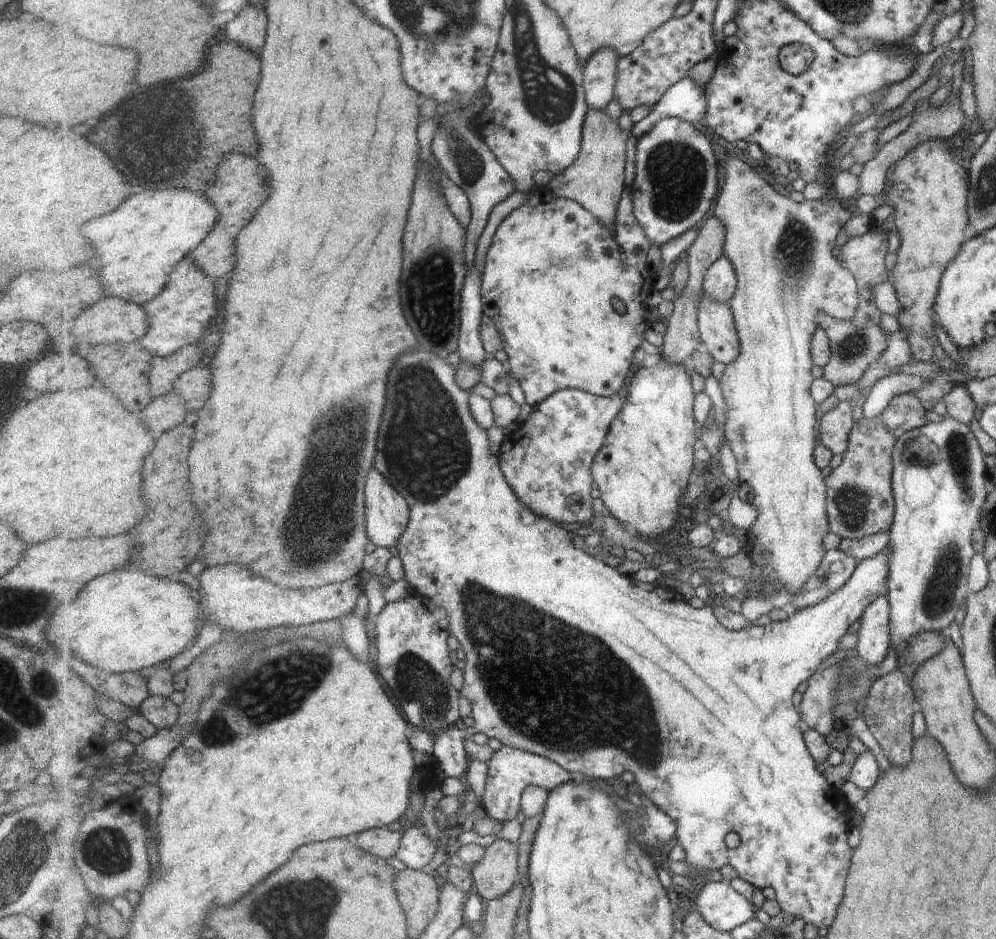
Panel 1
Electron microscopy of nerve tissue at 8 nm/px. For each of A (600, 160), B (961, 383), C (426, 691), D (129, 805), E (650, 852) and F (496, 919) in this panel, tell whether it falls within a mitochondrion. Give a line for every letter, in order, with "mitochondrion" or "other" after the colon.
A: other
B: other
C: mitochondrion
D: other
E: other
F: mitochondrion

